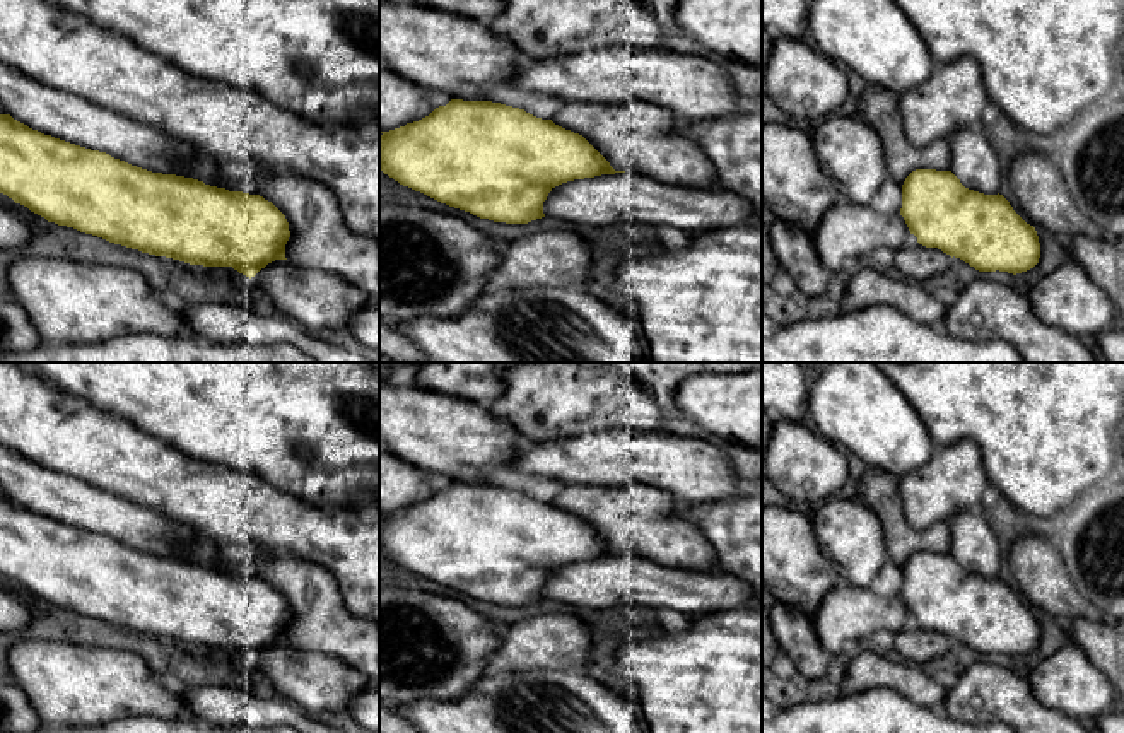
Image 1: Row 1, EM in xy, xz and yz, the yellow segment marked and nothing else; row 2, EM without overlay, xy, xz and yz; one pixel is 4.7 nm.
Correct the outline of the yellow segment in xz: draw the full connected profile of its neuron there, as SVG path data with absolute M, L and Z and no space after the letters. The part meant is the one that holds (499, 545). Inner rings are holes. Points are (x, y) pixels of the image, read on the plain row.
M451 482L419 504L381 516L379 552L384 557L441 586L494 605L528 607L552 600L610 610L634 603L670 608L688 620L762 608L745 579L615 554L582 518L501 485Z

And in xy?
M2 443L0 485L7 494L0 497L0 576L48 605L190 648L232 649L249 661L268 646L287 642L285 627L290 613L285 598L260 578L229 574L217 562L190 560L183 548L200 537L188 526L89 482L14 454Z

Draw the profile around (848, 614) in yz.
M840 579L815 612L815 634L828 654L856 648L876 632L895 636L910 617L904 600L878 596L871 588L852 586Z

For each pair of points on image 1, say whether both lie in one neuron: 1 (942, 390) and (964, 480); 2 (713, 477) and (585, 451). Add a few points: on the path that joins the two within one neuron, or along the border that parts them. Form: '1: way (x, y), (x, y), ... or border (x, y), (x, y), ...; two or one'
1: border (935, 445), (971, 439), (979, 450), (984, 469); two
2: way (680, 465), (656, 458), (617, 457); one

